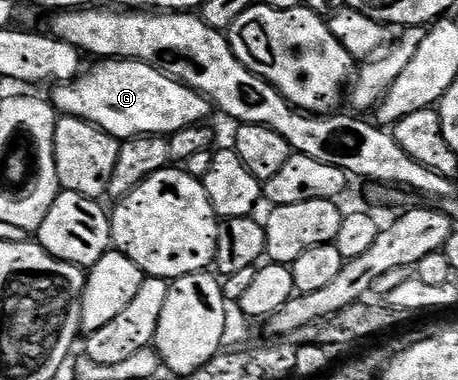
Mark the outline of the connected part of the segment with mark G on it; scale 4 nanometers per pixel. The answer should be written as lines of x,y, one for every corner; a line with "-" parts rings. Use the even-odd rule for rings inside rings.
99,60
96,65
91,73
88,71
86,74
80,74
74,80
67,81
66,84
55,84
53,88
55,93
49,96
49,100
62,115
87,120
120,142
131,140
135,136
170,137
171,133
177,130
204,123
208,119
206,116
213,112
213,105
206,96
195,92
189,85
174,80
145,62

